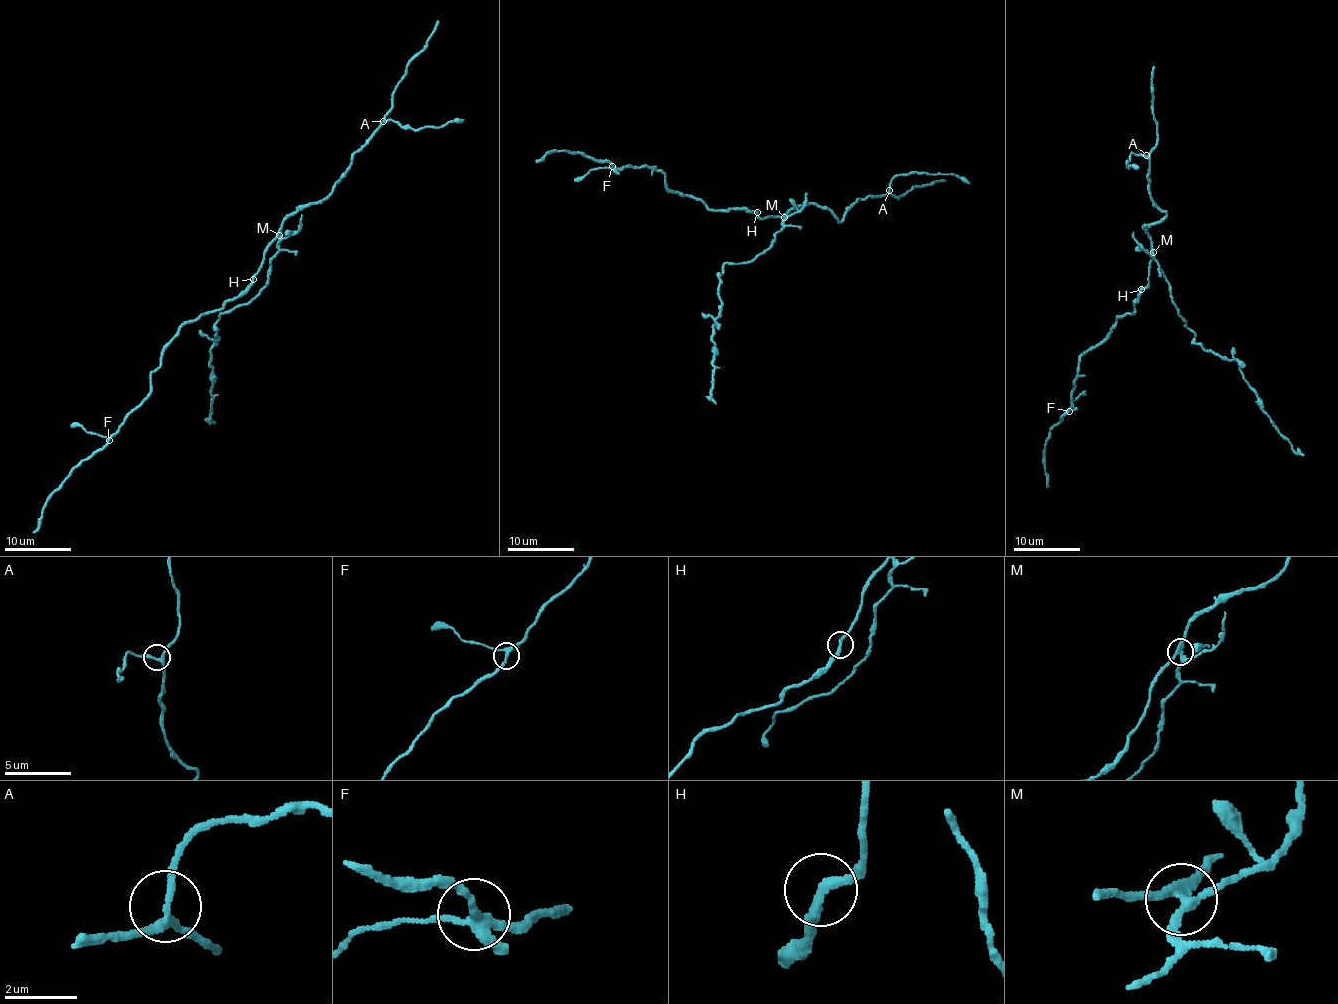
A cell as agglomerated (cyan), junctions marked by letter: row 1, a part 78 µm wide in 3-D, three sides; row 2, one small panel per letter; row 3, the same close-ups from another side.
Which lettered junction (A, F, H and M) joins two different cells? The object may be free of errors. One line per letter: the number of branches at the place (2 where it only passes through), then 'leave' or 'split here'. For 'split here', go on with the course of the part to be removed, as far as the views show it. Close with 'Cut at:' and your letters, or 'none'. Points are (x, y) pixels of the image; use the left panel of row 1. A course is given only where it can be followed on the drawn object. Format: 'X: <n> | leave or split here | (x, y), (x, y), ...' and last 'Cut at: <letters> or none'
A: 3 | leave
F: 4 | leave
H: 2 | leave
M: 4 | split here | (279, 234), (280, 251), (270, 263), (266, 285), (217, 320), (218, 338), (210, 358), (214, 422)
Cut at: M

